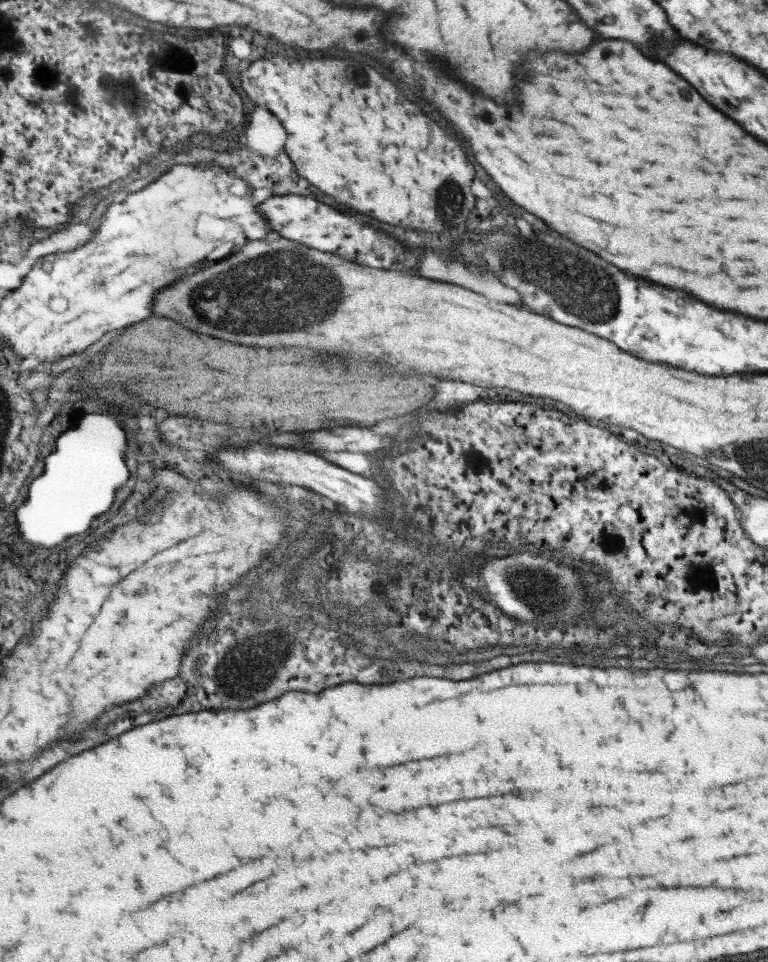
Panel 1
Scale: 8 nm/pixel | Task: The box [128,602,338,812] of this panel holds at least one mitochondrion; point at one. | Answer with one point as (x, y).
(243, 676)

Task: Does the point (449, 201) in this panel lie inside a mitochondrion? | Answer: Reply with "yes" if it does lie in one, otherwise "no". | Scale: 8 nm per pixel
yes

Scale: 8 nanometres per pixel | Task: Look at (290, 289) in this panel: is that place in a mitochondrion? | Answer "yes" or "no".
yes

